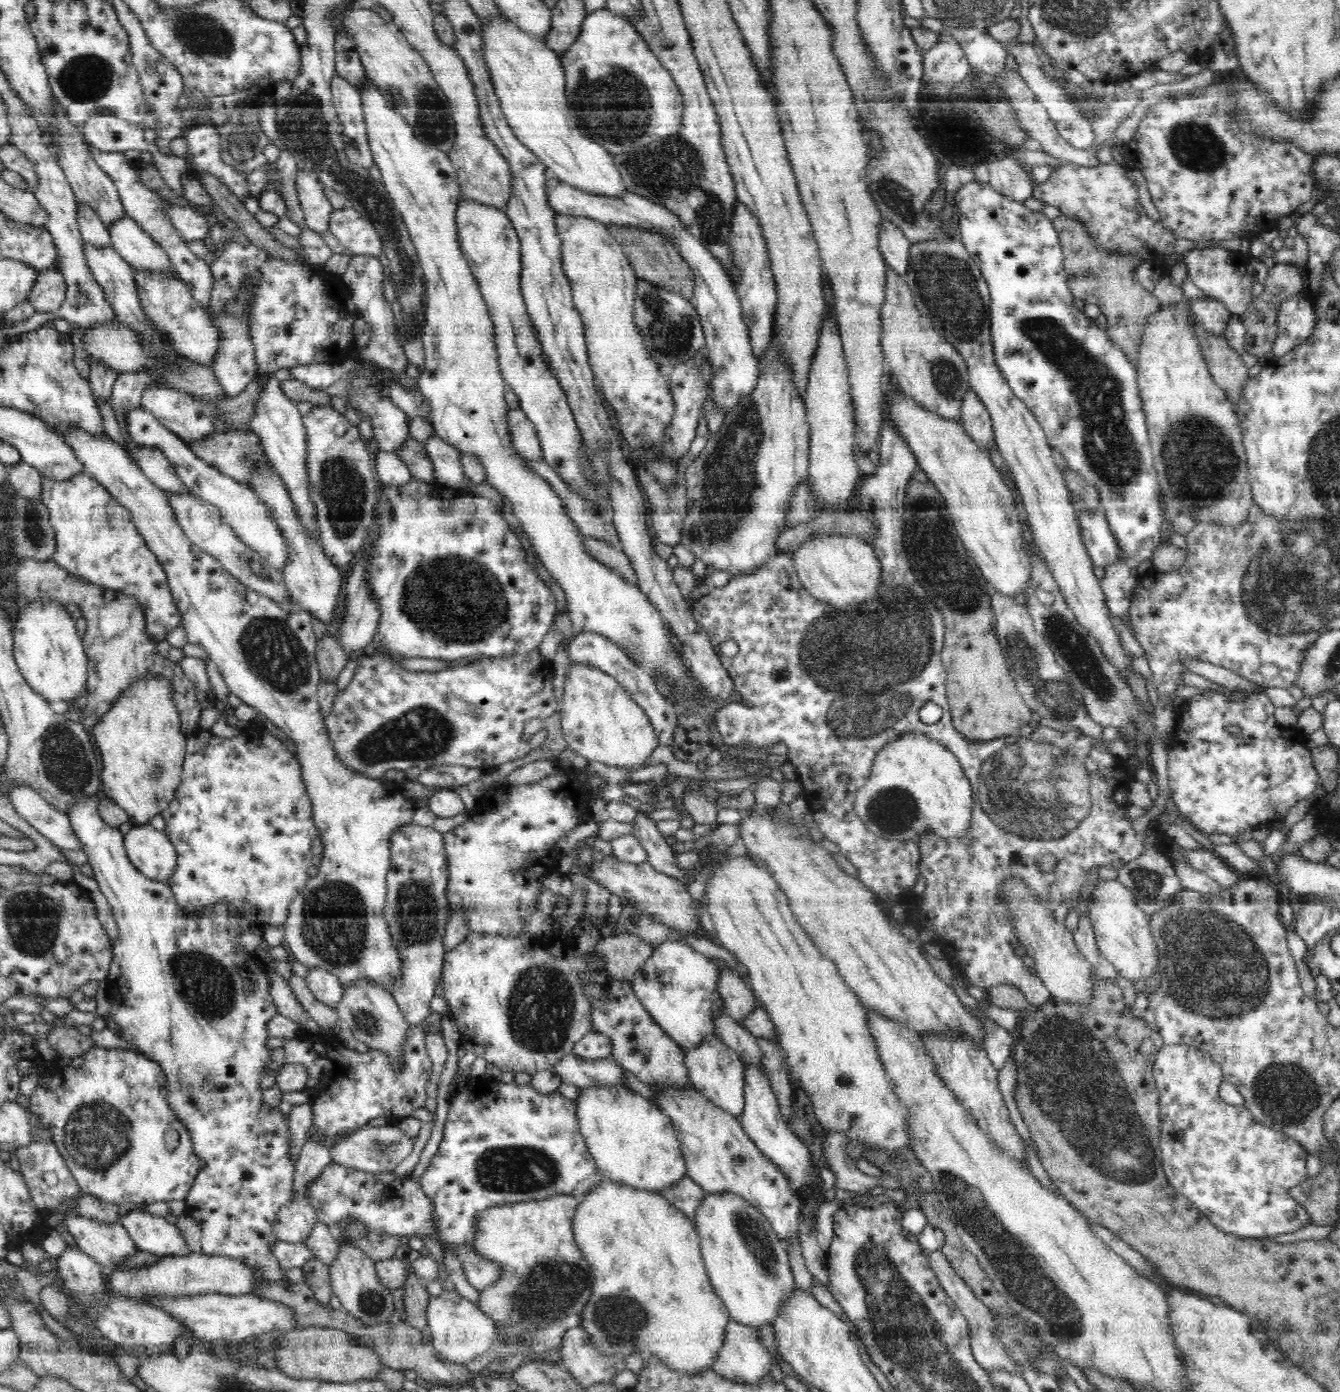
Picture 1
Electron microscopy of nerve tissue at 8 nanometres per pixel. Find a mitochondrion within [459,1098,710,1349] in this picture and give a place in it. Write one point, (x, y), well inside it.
(551, 1286)

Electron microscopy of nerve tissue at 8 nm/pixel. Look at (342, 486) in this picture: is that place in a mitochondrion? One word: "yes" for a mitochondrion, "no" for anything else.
yes

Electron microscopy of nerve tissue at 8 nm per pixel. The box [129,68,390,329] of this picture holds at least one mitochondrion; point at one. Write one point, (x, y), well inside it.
(243, 143)

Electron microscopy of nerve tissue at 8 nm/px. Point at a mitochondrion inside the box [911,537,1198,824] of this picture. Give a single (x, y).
(1047, 688)

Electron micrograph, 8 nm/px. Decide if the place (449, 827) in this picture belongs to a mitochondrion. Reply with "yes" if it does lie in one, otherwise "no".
no

